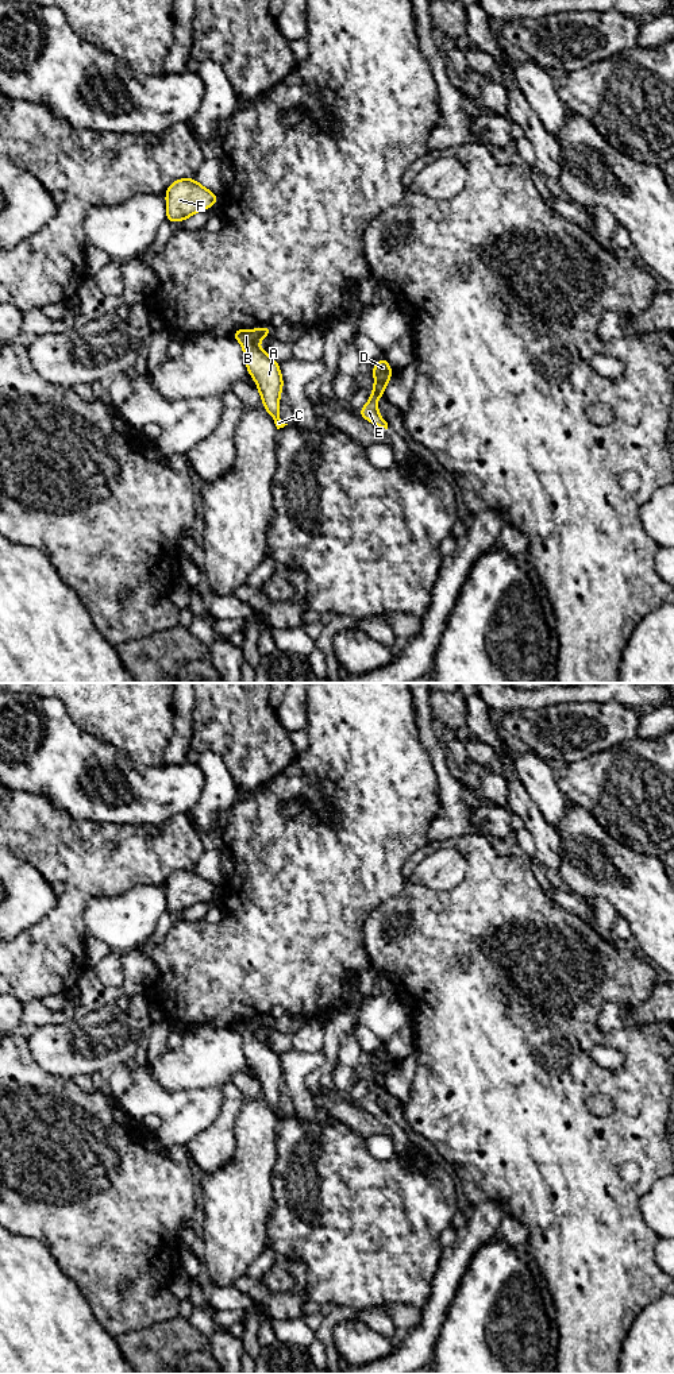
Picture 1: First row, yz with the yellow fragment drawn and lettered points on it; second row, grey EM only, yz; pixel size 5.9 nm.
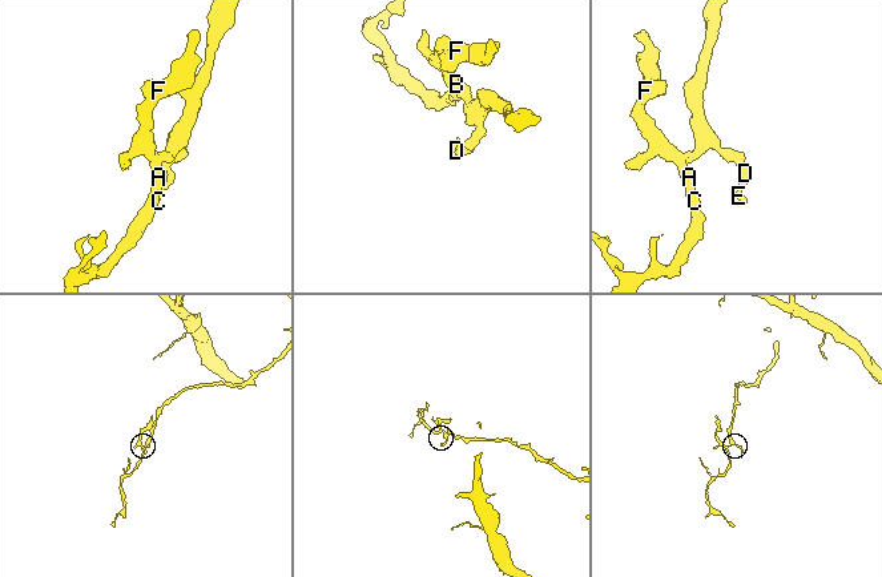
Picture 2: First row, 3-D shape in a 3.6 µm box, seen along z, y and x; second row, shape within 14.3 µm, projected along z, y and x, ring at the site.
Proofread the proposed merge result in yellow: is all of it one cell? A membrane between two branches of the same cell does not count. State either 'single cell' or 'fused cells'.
fused cells

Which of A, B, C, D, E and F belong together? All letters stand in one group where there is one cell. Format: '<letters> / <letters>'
A B C F / D E

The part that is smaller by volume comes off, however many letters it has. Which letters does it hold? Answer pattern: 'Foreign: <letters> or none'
Foreign: A, B, C, F

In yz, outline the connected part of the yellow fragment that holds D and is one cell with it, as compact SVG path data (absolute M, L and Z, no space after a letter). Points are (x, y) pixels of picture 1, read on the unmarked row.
M381 1047L378 1054L370 1060L373 1061L375 1070L373 1076L373 1085L369 1087L369 1092L357 1105L380 1119L388 1120L388 1114L380 1107L377 1101L377 1091L384 1088L386 1074L390 1072L394 1062L389 1057L385 1047Z

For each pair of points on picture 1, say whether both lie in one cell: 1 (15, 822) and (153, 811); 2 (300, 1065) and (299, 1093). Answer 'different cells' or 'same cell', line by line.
1: different cells
2: same cell

